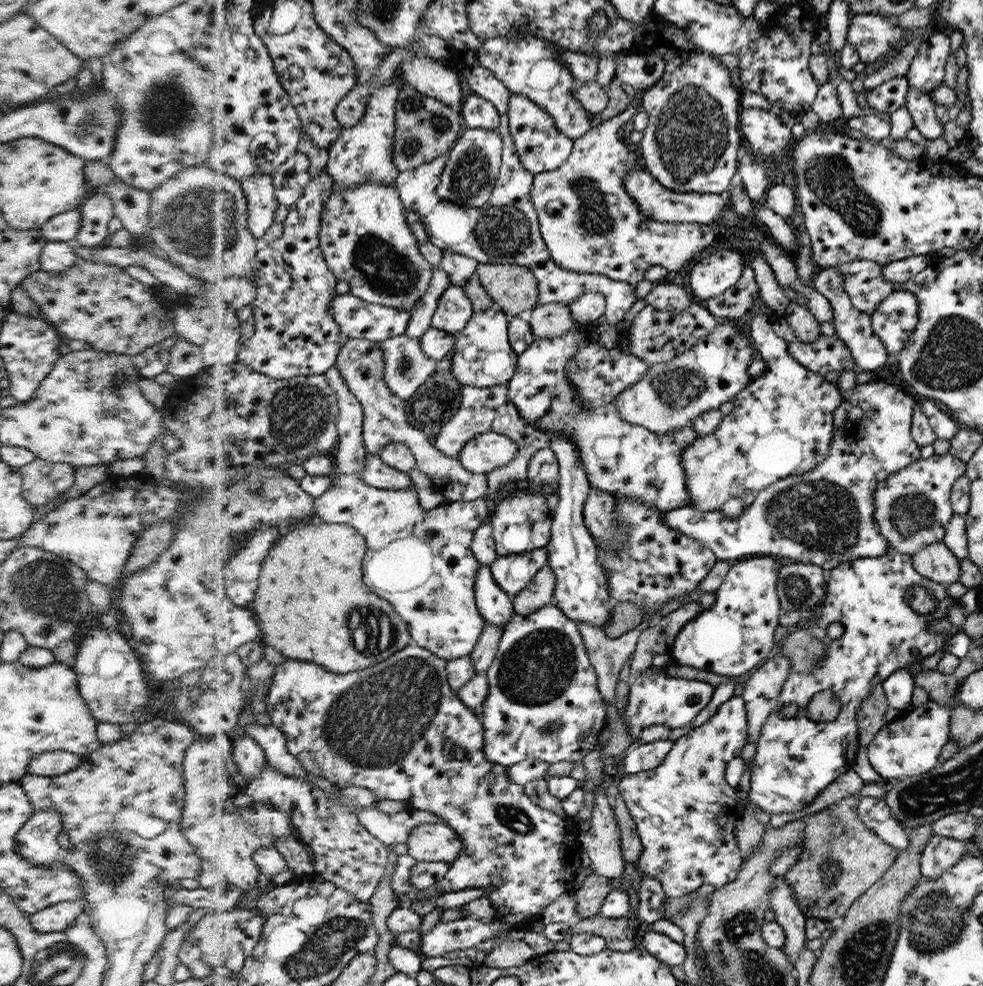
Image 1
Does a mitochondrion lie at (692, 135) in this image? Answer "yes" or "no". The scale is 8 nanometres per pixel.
yes

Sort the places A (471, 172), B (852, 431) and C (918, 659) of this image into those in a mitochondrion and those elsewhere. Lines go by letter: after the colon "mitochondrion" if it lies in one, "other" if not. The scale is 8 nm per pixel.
A: mitochondrion
B: other
C: other

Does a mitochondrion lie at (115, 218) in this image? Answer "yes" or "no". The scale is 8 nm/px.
no

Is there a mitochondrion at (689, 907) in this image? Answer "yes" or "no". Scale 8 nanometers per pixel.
yes

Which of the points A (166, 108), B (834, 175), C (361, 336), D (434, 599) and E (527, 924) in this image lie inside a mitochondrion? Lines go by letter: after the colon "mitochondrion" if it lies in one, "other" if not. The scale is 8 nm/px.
A: mitochondrion
B: mitochondrion
C: other
D: mitochondrion
E: other

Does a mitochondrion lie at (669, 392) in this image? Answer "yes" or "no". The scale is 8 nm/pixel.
yes

